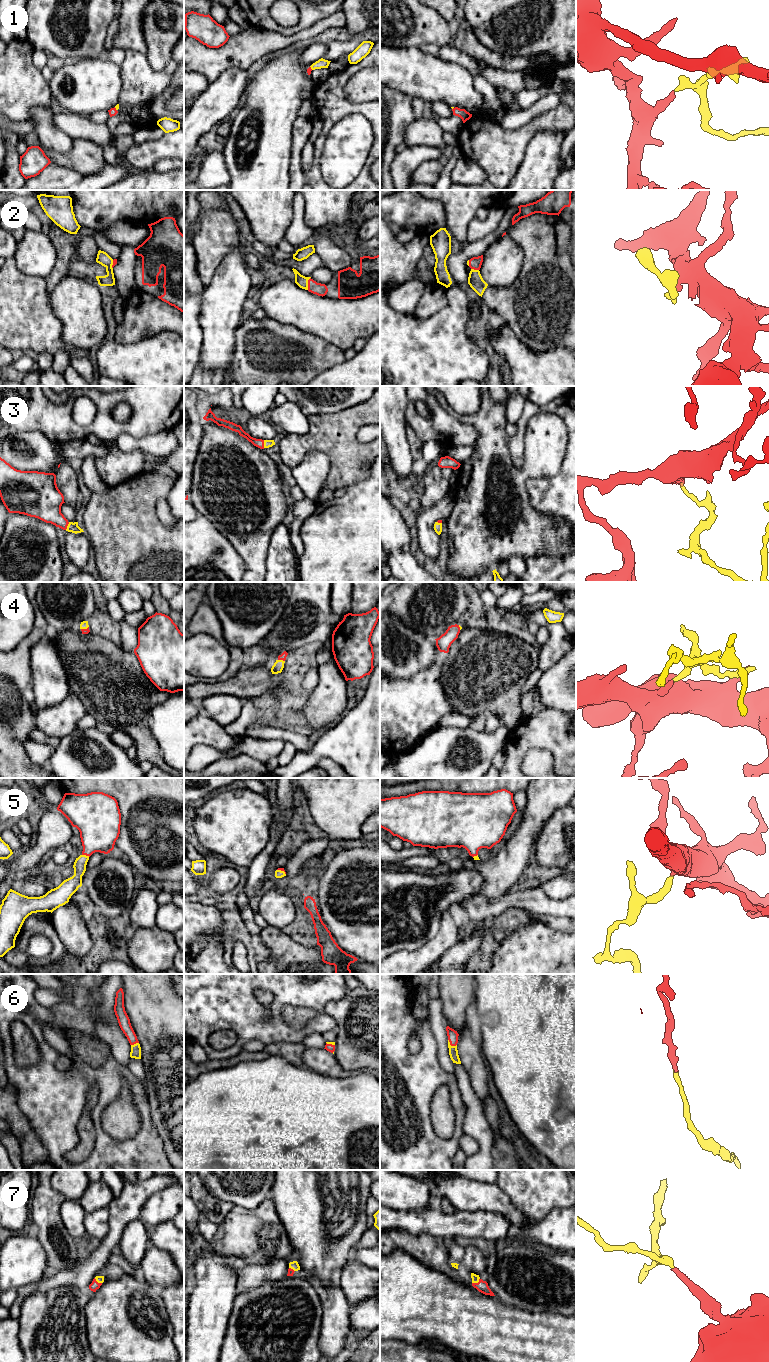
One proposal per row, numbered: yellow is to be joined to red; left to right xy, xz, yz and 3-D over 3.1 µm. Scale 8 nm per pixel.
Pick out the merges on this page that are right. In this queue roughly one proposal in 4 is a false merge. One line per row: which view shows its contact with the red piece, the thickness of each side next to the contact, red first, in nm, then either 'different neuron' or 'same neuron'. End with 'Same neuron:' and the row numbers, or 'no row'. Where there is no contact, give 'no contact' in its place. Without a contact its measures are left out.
1: contact in xy; calibres 60 and 30 nm; same neuron
2: contact in xz; calibres 100 and 90 nm; same neuron
3: contact in xy; calibres 260 and 80 nm; same neuron
4: contact in xz; calibres 50 and 90 nm; same neuron
5: contact in xy; calibres 320 and 110 nm; same neuron
6: contact in yz; calibres 80 and 80 nm; same neuron
7: contact in yz; calibres 100 and 60 nm; same neuron
Same neuron: 1, 2, 3, 4, 5, 6, 7

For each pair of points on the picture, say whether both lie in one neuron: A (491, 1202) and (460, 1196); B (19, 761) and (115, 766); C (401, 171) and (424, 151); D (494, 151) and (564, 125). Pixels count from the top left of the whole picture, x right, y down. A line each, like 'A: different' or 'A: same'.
A: same
B: different
C: same
D: same

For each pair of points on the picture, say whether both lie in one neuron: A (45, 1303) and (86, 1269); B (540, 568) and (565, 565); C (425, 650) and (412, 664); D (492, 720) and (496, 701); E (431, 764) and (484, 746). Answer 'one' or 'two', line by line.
A: two
B: one
C: one
D: two
E: one

